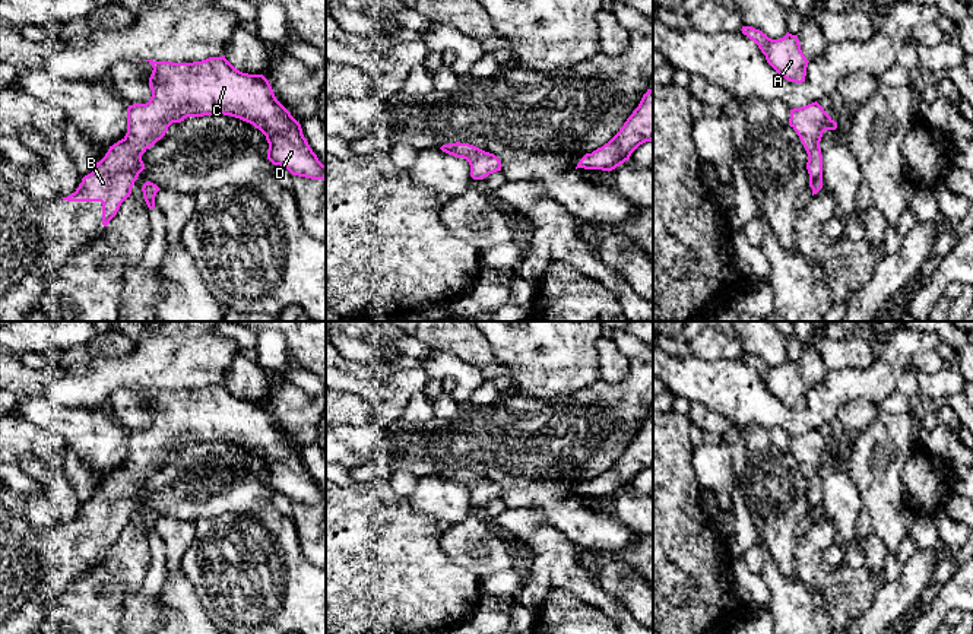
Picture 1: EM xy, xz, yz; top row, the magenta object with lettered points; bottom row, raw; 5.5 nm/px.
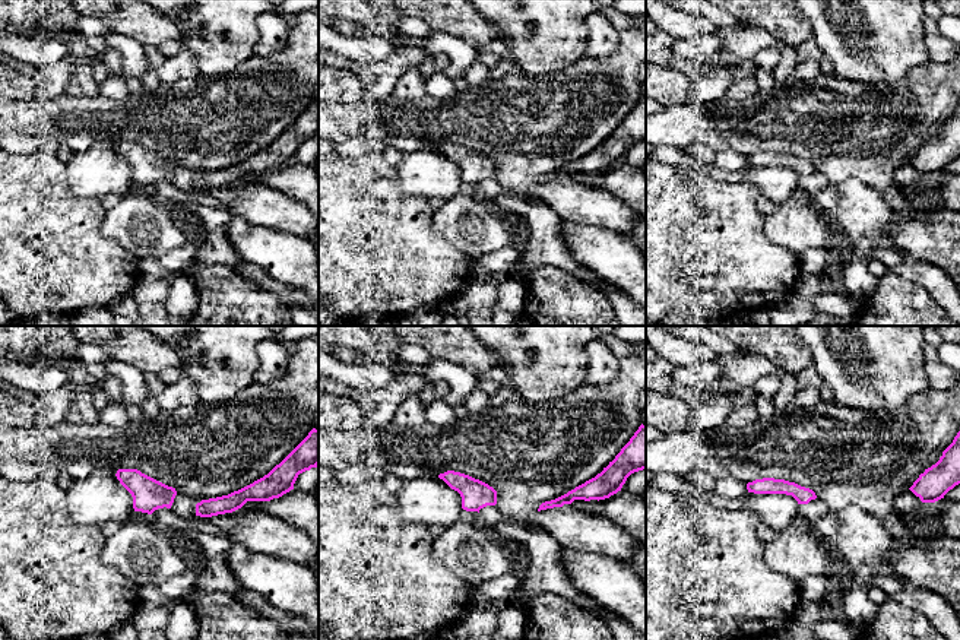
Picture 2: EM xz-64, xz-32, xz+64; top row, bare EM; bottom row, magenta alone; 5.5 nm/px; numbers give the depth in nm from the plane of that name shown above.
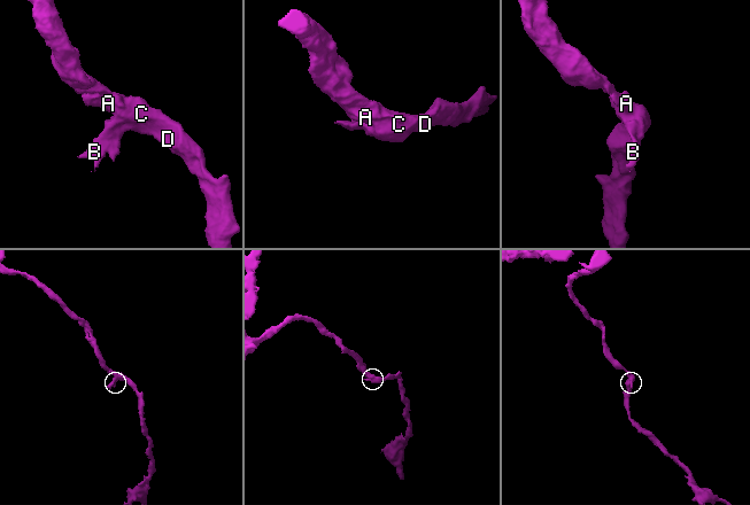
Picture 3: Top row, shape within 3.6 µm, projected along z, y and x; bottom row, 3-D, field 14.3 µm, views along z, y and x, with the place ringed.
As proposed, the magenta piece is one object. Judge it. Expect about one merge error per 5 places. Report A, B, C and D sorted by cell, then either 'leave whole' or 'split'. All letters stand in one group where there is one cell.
groups A B C D; leave whole

